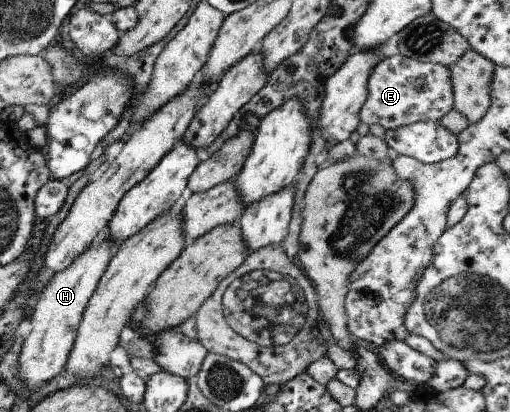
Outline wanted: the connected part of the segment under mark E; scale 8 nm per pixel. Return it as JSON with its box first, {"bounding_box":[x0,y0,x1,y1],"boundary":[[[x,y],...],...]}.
{"bounding_box":[358,54,453,129],"boundary":[[[397,54],[382,58],[367,81],[368,95],[358,112],[359,121],[394,129],[416,121],[439,121],[453,109],[450,70],[440,64],[419,62]]]}

